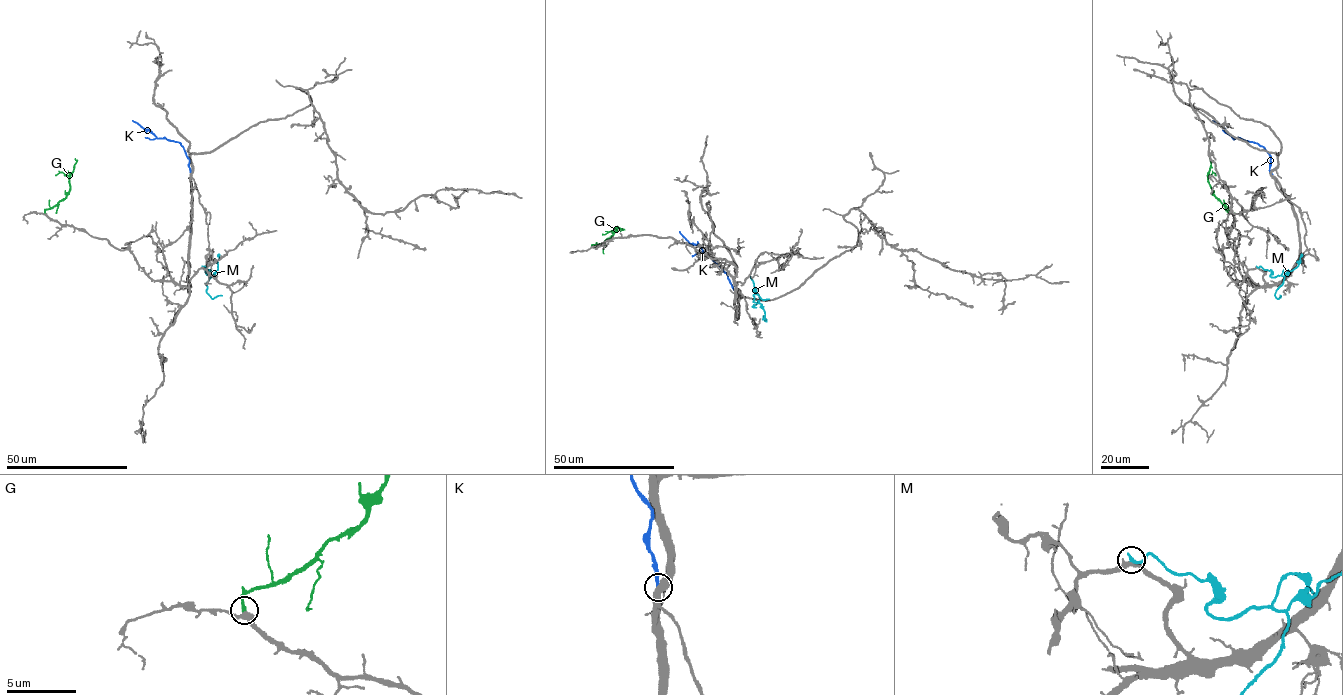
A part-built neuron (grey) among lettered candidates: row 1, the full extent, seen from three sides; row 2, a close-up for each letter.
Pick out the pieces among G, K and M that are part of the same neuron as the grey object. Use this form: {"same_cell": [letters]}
{"same_cell": ["G"]}

